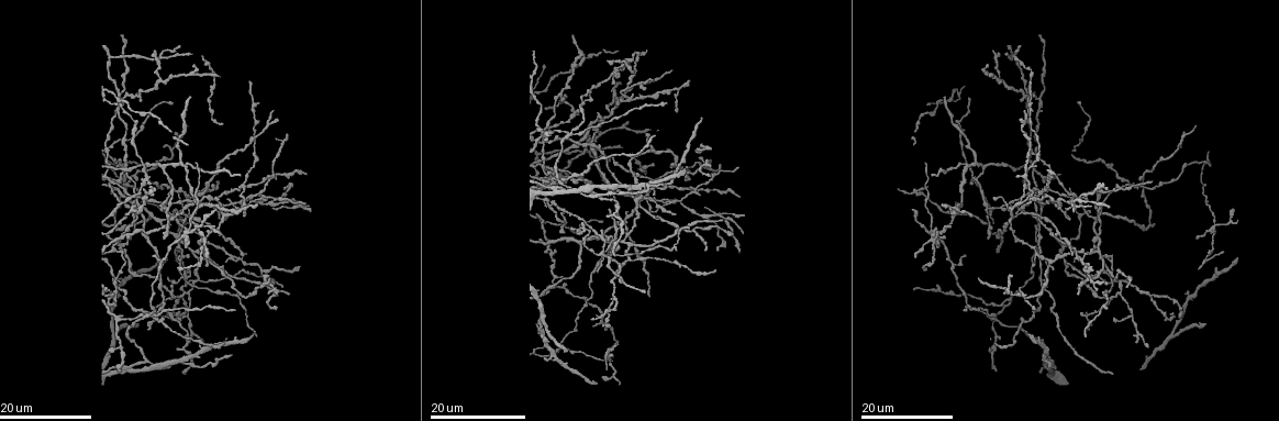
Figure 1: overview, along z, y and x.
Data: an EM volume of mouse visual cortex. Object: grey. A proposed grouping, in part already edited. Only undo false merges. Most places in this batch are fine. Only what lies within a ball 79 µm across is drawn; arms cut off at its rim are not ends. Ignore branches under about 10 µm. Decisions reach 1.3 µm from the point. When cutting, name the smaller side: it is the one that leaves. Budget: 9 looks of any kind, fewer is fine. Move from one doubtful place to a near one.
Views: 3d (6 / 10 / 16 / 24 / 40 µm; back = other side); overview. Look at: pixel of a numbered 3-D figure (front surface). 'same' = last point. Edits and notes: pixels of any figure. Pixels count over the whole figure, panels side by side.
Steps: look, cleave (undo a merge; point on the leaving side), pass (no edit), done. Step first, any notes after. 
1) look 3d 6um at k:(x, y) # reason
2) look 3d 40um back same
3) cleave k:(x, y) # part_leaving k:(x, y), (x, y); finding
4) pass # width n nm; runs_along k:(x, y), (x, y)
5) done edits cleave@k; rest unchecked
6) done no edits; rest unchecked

look 3d 24um at 1:(188, 229) # four or more arms meet

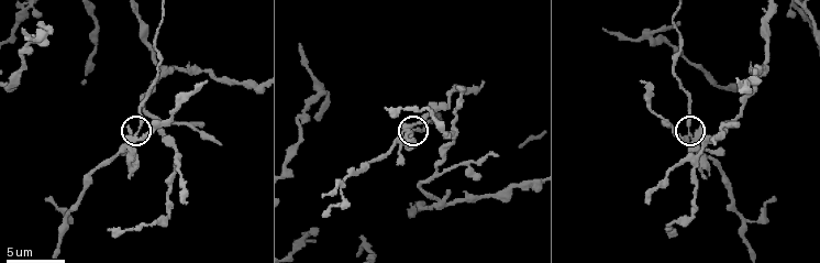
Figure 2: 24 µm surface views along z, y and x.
look 3d 10um at 2:(132, 136)

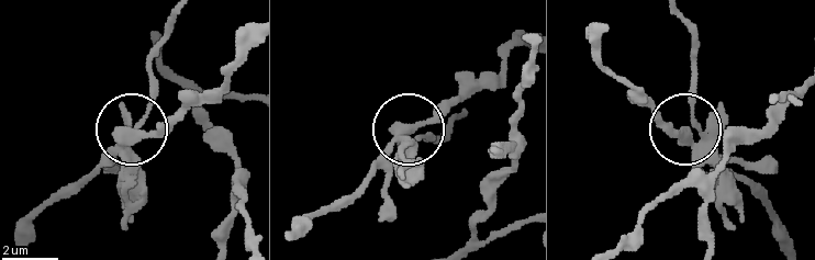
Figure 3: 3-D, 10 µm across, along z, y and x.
cleave 3:(125, 112) # arms 4; part_leaving 3:(120, 147), (146, 106), (148, 57), (175, 15); two neurons meet here

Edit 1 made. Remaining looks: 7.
look 3d 16um at 1:(1062, 202) # four-way junction

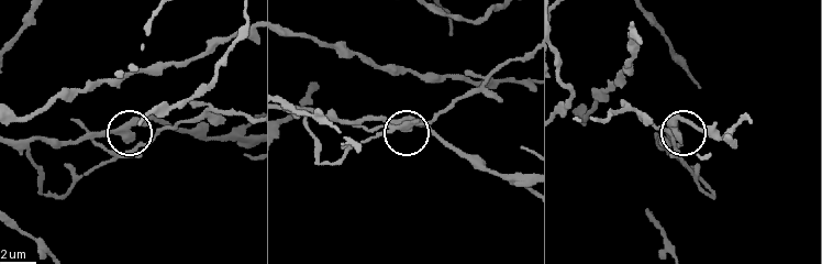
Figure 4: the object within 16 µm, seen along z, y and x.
look 3d 10um at 4:(133, 136)

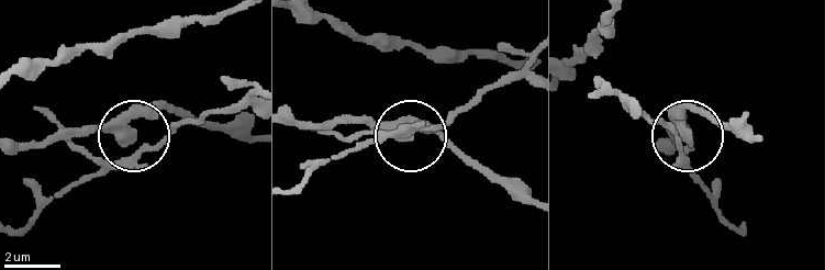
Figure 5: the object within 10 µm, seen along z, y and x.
pass # runs_along 5:(18, 142), (116, 127), (159, 146), (199, 120); one neuron here

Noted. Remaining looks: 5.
look 3d 16um at 1:(676, 164) # arms part here

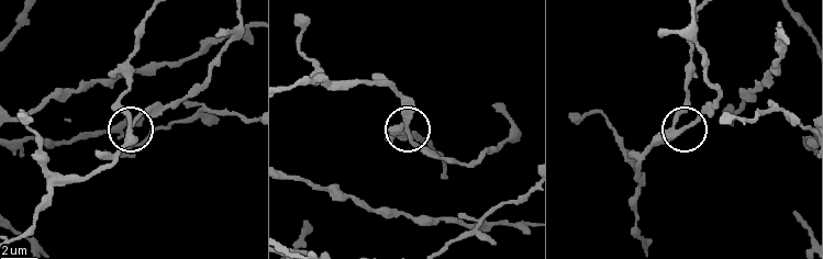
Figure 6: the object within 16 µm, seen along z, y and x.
look 3d 10um at 6:(675, 123)

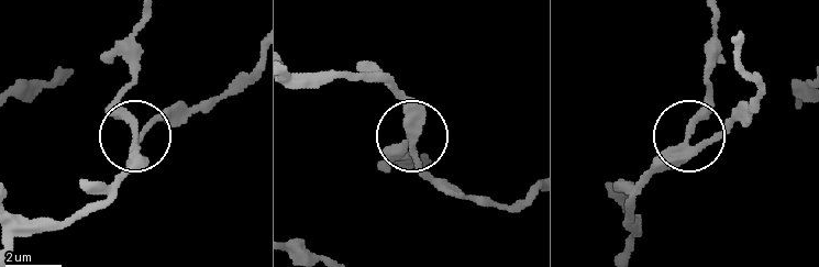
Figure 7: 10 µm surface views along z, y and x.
pass # width 260 nm; continuous, no second neuron

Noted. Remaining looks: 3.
look 3d 24um at 1:(705, 215) # looks like a crossing

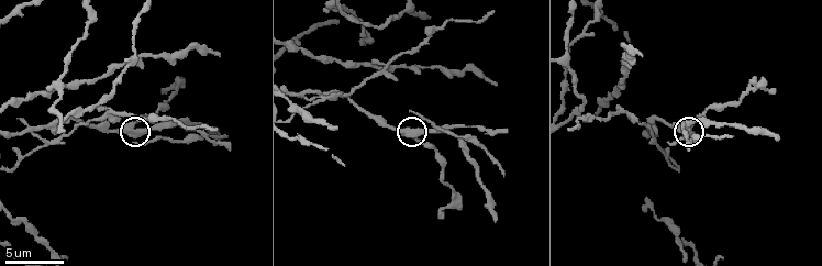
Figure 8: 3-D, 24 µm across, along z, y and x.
look 3d 6um at 8:(133, 126)

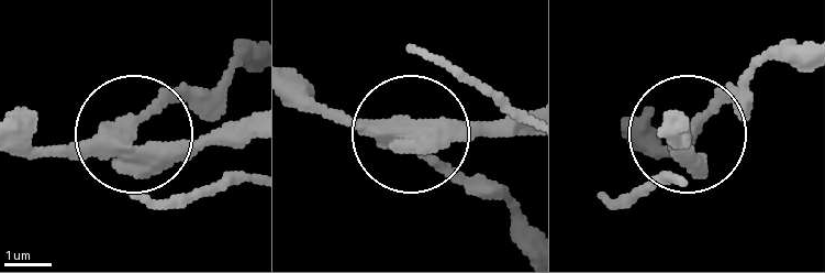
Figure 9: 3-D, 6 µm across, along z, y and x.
look 3d 6um back at 9:(131, 137) # from behind

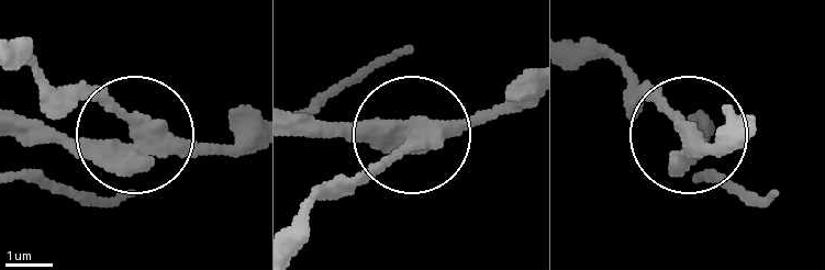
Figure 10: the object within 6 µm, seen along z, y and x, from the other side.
pass # width 390 nm; runs_along 10:(522, 78), (475, 117), (415, 134), (313, 204); all the same neuron

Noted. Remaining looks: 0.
done edits cleave@3; rest unchecked

